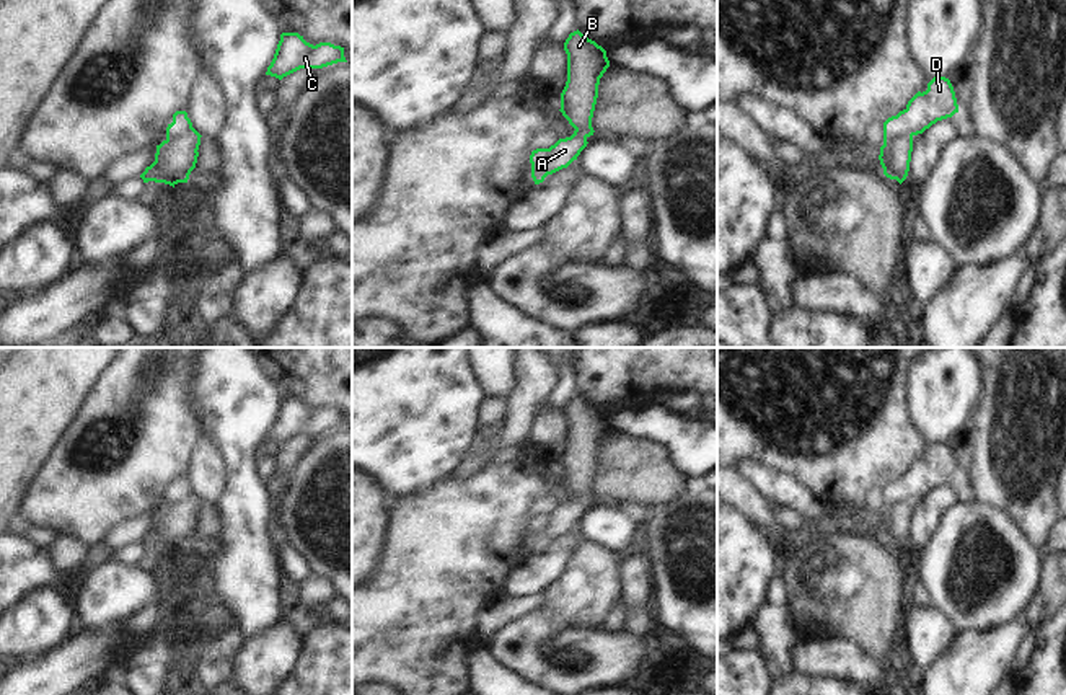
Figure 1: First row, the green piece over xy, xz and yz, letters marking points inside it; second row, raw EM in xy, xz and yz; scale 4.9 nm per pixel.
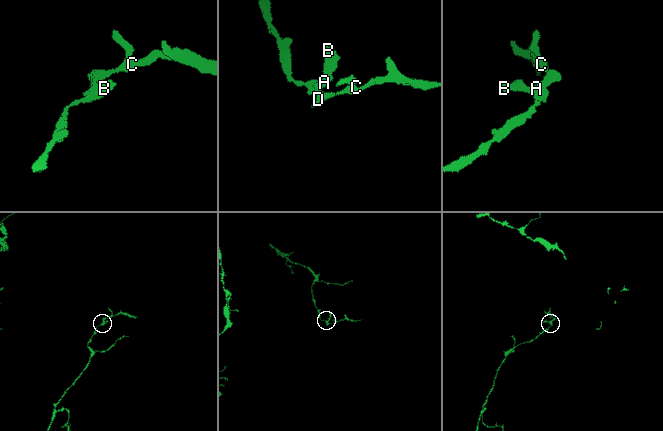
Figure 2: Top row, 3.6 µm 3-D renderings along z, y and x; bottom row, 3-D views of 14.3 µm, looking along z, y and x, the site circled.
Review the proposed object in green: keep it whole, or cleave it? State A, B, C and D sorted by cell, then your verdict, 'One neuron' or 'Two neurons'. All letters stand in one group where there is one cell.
Groups: A B / C D. Two neurons

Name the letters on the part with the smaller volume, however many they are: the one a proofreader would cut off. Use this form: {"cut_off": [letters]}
{"cut_off": ["A", "B"]}

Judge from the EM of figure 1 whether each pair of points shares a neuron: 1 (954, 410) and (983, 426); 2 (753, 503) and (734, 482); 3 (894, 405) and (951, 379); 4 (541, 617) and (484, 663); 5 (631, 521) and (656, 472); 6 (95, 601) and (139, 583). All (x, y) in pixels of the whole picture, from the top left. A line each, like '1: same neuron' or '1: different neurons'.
1: different neurons
2: same neuron
3: different neurons
4: different neurons
5: different neurons
6: same neuron

